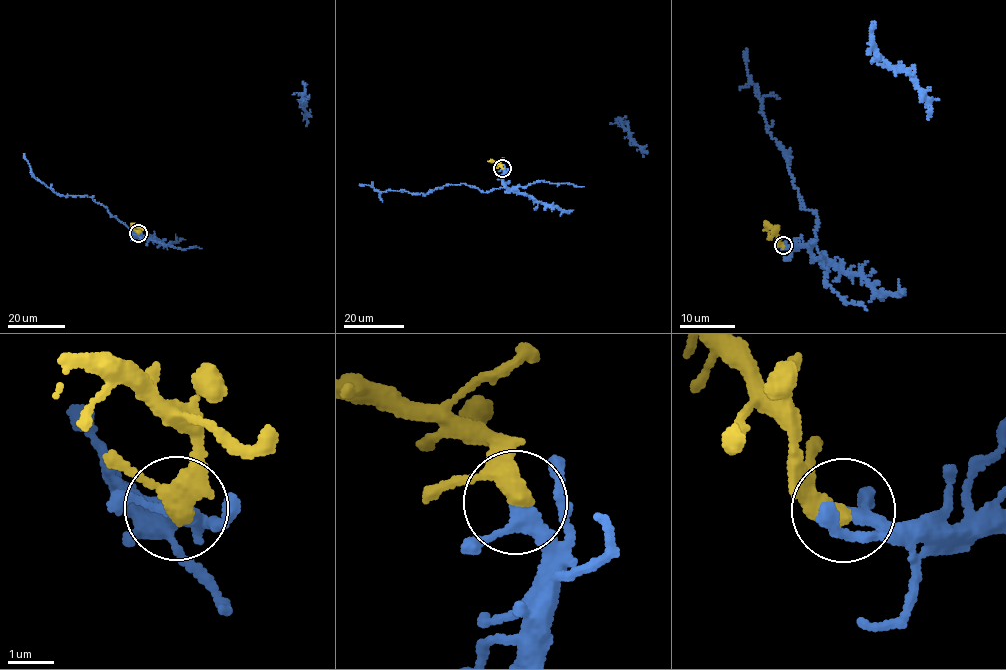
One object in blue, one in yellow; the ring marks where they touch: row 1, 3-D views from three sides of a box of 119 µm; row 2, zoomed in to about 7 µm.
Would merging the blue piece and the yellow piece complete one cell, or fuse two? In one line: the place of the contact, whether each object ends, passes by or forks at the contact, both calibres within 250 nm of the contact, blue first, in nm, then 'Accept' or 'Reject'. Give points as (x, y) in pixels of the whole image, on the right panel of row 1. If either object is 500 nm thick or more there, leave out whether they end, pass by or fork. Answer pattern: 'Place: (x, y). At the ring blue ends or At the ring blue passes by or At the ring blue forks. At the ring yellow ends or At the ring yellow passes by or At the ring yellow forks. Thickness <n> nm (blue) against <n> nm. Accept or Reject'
Place: (783, 245). At the ring blue passes by. At the ring yellow passes by. Thickness 240 nm (blue) against 360 nm. Accept

